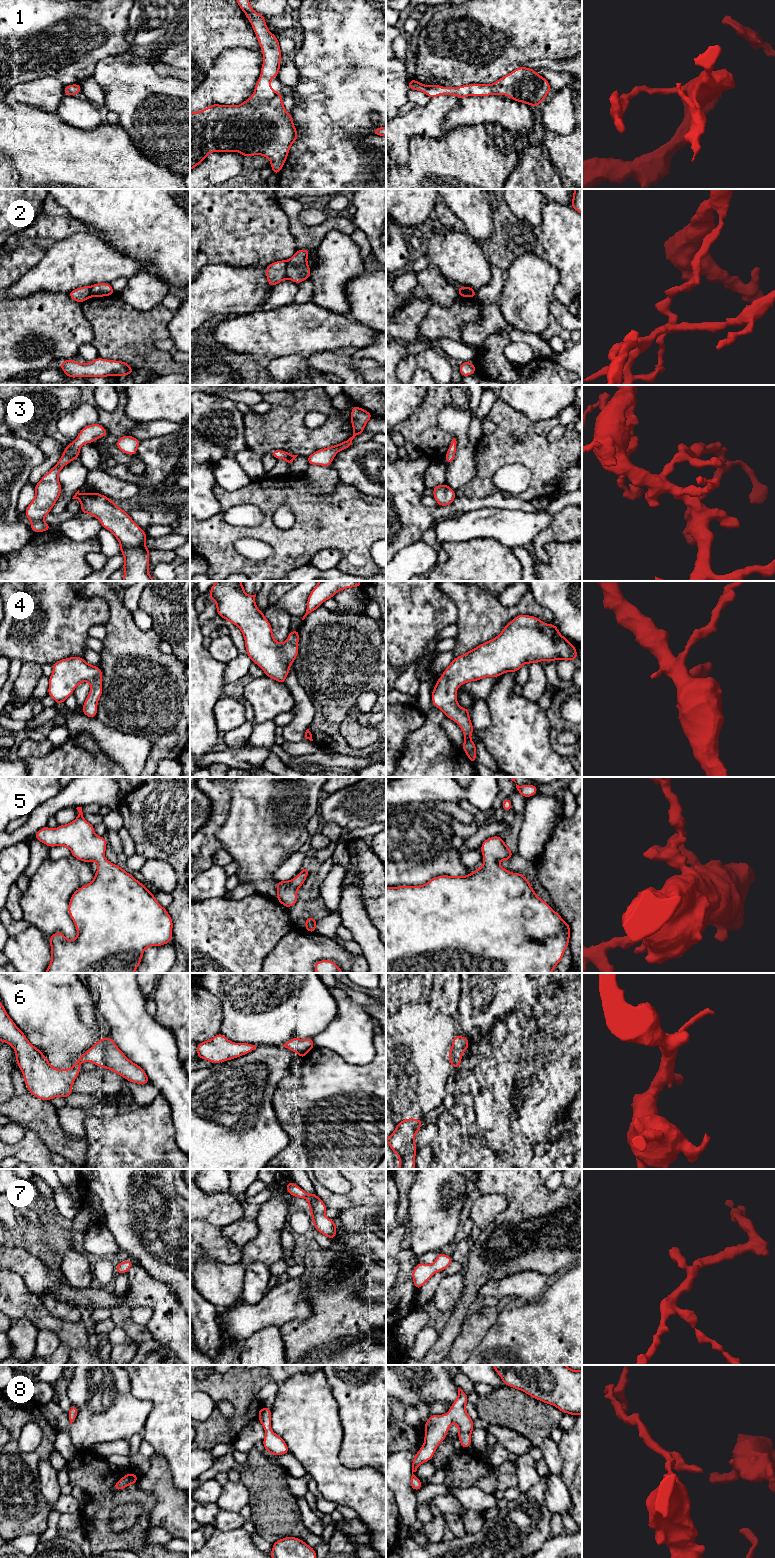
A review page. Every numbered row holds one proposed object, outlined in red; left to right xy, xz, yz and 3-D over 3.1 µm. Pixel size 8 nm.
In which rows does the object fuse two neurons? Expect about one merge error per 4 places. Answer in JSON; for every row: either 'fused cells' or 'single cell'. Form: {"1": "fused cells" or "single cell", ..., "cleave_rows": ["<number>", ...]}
{"1": "single cell", "2": "fused cells", "3": "single cell", "4": "single cell", "5": "single cell", "6": "single cell", "7": "single cell", "8": "single cell", "cleave_rows": ["2"]}

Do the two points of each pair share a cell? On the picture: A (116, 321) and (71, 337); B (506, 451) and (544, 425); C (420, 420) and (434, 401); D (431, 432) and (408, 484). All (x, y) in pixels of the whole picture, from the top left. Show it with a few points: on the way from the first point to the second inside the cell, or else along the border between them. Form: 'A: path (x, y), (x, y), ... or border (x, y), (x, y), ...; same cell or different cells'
A: border (83, 308), (83, 314), (93, 333), (91, 342); different cells
B: path (515, 445), (521, 445), (535, 434); same cell
C: path (425, 415), (431, 406); same cell
D: border (423, 454), (431, 461); different cells

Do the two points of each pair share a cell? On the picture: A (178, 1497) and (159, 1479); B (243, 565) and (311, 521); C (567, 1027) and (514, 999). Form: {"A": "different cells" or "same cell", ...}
{"A": "same cell", "B": "same cell", "C": "different cells"}

